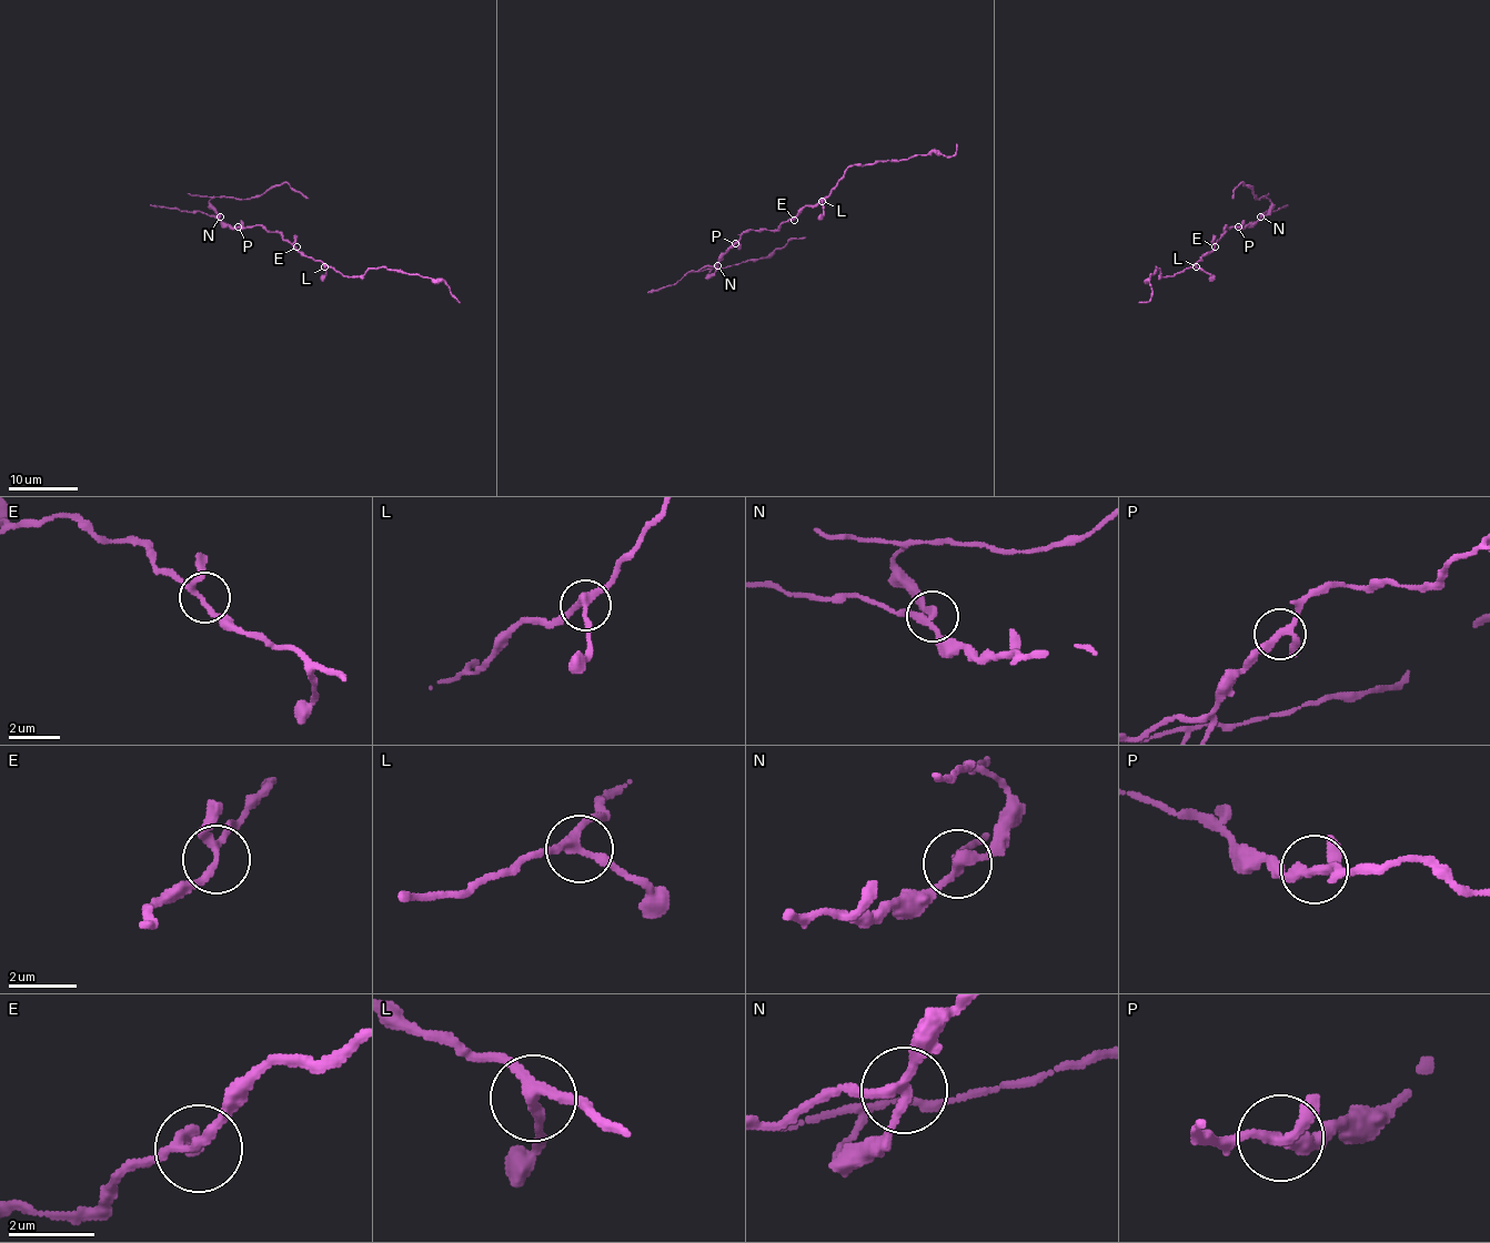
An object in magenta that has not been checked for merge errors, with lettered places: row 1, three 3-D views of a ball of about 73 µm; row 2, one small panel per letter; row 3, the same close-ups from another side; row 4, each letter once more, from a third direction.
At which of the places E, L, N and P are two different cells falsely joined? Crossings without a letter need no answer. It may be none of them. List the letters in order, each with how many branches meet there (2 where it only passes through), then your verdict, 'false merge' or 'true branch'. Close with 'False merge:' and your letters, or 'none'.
E: 3 branches meet; true branch
L: 3 branches meet; true branch
N: 3 branches meet; false merge
P: 3 branches meet; true branch
False merge: N

